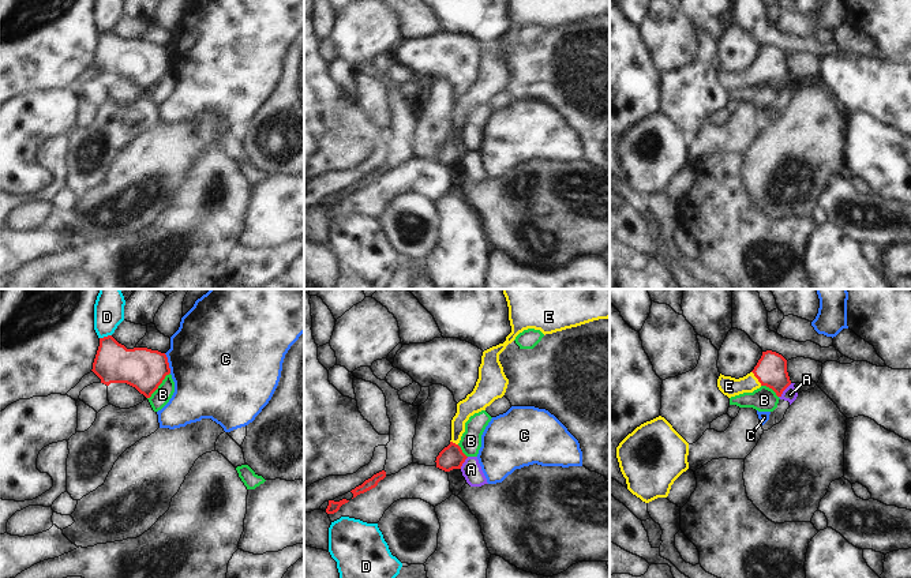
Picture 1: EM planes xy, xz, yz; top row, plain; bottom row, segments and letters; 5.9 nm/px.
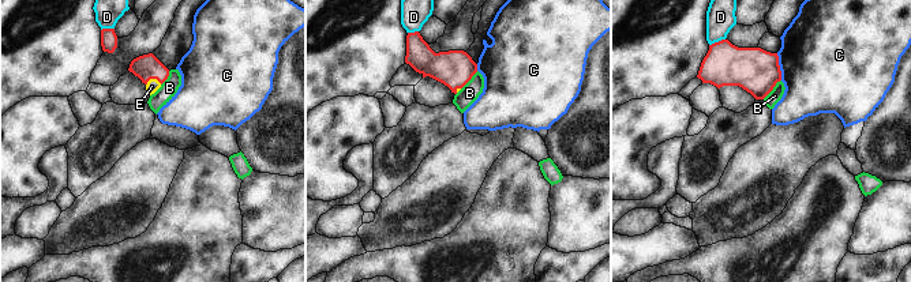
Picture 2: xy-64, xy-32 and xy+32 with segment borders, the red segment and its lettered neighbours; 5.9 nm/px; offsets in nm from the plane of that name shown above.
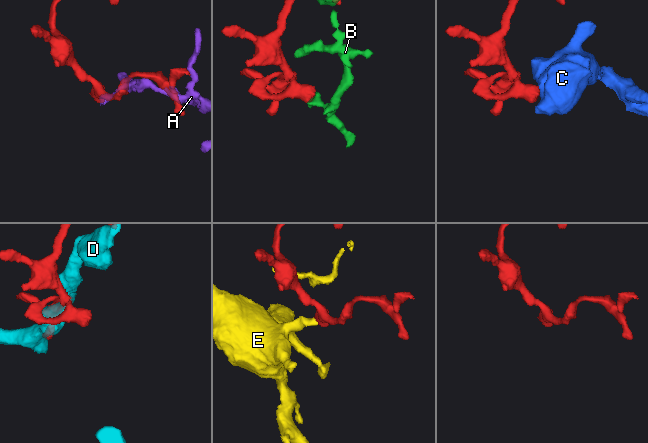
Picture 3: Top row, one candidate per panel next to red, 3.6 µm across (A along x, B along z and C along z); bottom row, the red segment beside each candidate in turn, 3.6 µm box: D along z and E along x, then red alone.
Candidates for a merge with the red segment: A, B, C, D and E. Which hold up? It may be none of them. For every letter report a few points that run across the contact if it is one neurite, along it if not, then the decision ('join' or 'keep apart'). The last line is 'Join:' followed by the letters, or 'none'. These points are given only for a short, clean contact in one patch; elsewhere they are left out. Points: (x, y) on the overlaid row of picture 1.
A: yz (791, 383), (779, 397) | keep apart
B: xy (169, 372), (147, 398) | keep apart
C: xy (164, 353), (171, 372) | keep apart
D: keep apart
E: yz (771, 370), (756, 376), (746, 385), (728, 386) | join
Join: E

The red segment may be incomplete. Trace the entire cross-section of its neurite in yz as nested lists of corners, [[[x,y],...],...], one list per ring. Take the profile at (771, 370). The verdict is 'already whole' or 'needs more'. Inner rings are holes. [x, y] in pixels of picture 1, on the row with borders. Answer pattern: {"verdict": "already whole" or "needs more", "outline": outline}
{"verdict": "needs more", "outline": [[[772,350],[762,352],[754,369],[743,378],[735,379],[720,374],[717,379],[719,390],[728,398],[753,393],[761,386],[772,389],[777,397],[791,384],[787,372],[787,360]]]}

